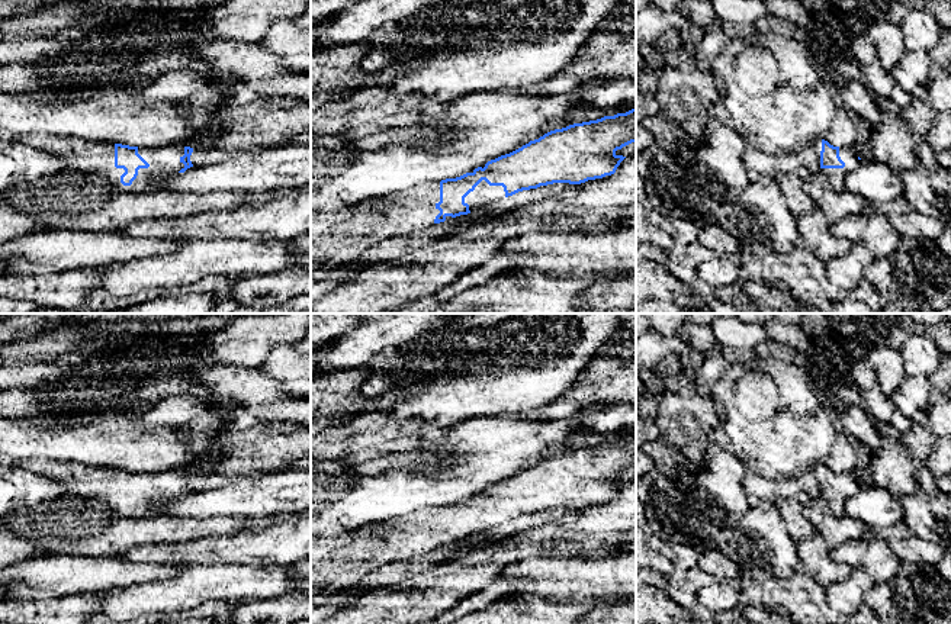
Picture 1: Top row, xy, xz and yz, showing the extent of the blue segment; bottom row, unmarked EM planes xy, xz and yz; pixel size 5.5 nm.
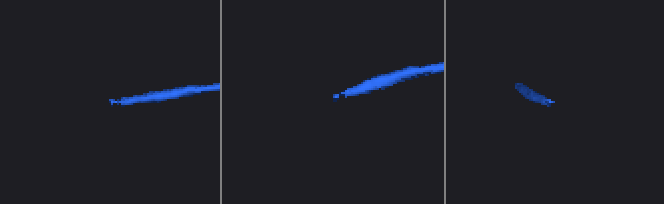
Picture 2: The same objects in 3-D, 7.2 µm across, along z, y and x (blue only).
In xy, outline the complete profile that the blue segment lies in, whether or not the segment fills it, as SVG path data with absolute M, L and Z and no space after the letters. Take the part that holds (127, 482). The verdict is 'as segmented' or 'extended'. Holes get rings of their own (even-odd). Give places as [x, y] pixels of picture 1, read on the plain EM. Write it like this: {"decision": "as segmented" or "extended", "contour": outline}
{"decision": "extended", "contour": "M26 460L22 466L68 486L68 495L102 499L122 517L147 518L163 515L168 501L193 492L193 473L173 469L168 472L129 472L74 461Z"}

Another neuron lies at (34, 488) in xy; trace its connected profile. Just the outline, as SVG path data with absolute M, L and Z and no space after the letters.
M0 457L0 520L17 508L29 508L41 502L68 495L68 486L25 469L9 466Z

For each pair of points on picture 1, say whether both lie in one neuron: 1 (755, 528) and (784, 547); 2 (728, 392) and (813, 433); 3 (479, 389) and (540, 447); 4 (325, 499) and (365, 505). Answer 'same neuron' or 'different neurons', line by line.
1: same neuron
2: same neuron
3: different neurons
4: same neuron

